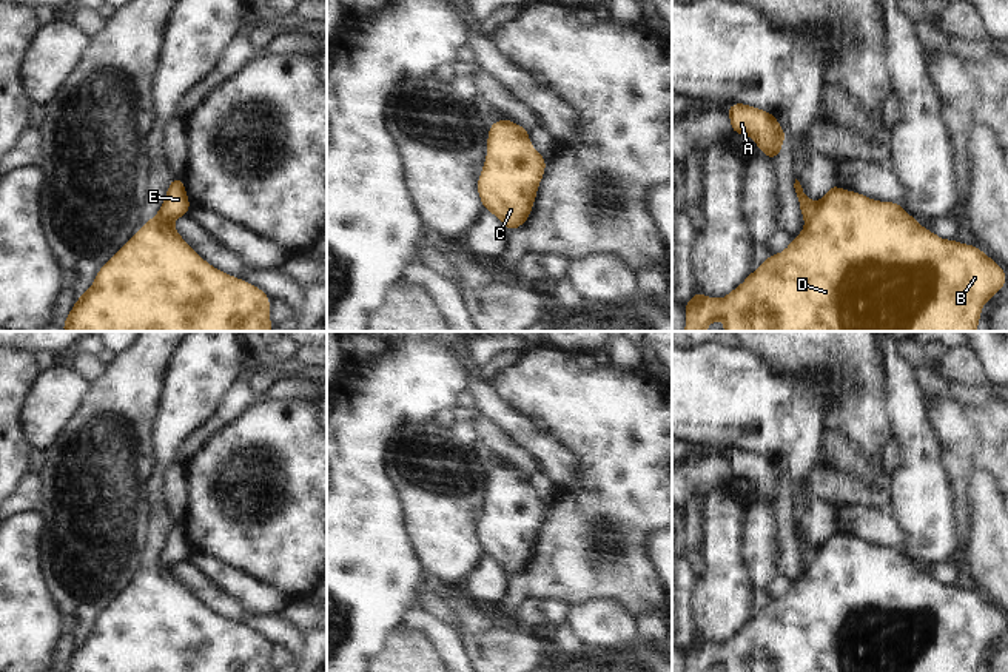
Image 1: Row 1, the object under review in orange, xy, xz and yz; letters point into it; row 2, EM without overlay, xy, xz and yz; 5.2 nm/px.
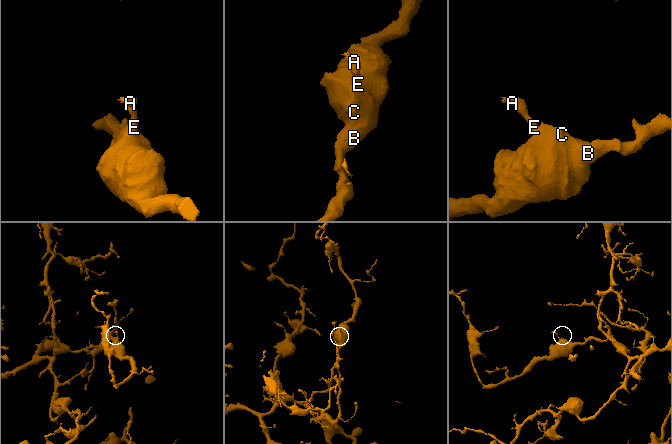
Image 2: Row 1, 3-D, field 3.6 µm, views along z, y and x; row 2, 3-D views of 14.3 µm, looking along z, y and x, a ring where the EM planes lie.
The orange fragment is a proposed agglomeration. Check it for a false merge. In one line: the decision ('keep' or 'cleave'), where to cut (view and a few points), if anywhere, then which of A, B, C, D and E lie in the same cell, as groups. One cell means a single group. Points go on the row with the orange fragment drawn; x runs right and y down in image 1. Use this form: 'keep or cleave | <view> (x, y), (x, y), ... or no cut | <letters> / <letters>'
cleave | yz (819, 202), (817, 211), (806, 221) | A E / B C D

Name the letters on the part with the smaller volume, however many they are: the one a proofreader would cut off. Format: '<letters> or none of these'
A, E

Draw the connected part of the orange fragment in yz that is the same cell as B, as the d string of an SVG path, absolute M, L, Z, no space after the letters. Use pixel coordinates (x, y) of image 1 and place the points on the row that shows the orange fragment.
M831 183L815 216L783 253L771 254L724 299L700 291L692 296L684 305L684 331L706 331L717 319L724 321L724 331L977 331L980 308L1003 285L1005 270L977 247L943 240L895 202L877 202Z

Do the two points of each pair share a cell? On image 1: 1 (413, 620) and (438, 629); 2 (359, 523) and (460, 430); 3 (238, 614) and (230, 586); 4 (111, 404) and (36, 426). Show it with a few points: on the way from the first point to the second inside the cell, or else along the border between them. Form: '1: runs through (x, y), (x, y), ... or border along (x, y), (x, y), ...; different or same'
1: runs through (420, 620), (432, 628); same
2: border along (384, 455), (384, 467), (401, 501), (406, 524); different
3: border along (205, 580), (224, 591), (248, 614); different
4: border along (87, 393), (82, 406), (51, 444); different

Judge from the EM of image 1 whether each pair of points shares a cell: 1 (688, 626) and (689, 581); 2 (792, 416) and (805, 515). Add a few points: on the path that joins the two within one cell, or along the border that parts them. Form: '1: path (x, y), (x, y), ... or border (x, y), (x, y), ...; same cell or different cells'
1: path (688, 615), (688, 592); same cell
2: path (796, 441), (799, 490); same cell

